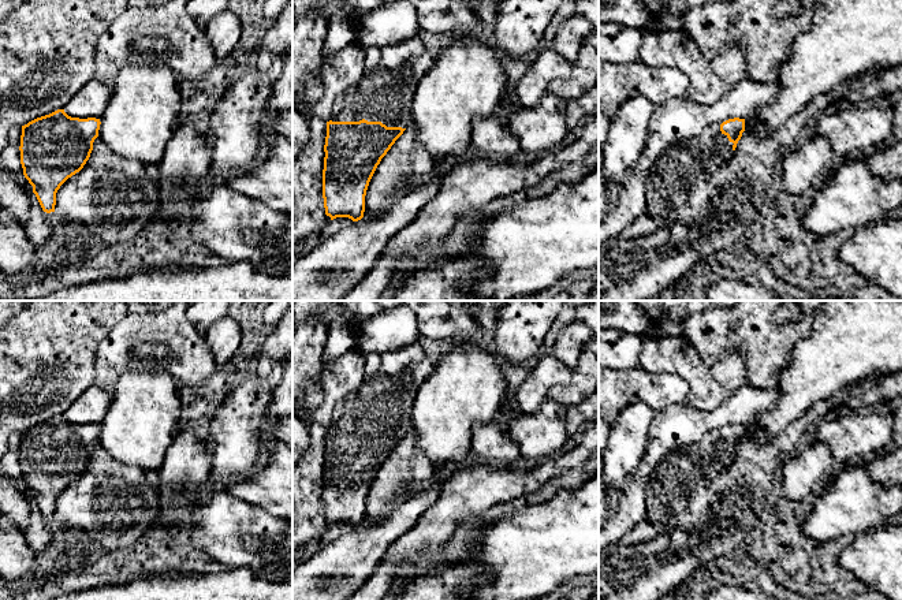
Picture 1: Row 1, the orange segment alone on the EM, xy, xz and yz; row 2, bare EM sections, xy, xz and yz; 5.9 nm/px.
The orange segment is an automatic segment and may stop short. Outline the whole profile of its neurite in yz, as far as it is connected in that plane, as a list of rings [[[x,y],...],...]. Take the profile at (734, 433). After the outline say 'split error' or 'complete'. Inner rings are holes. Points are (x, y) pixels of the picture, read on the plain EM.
[[[728,425],[663,458],[646,482],[645,521],[663,526],[683,513],[690,493],[733,462],[743,437],[745,425]]]; split error

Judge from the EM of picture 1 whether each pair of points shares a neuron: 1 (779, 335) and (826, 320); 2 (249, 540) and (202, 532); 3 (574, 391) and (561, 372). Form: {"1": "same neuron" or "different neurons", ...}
{"1": "different neurons", "2": "different neurons", "3": "different neurons"}

